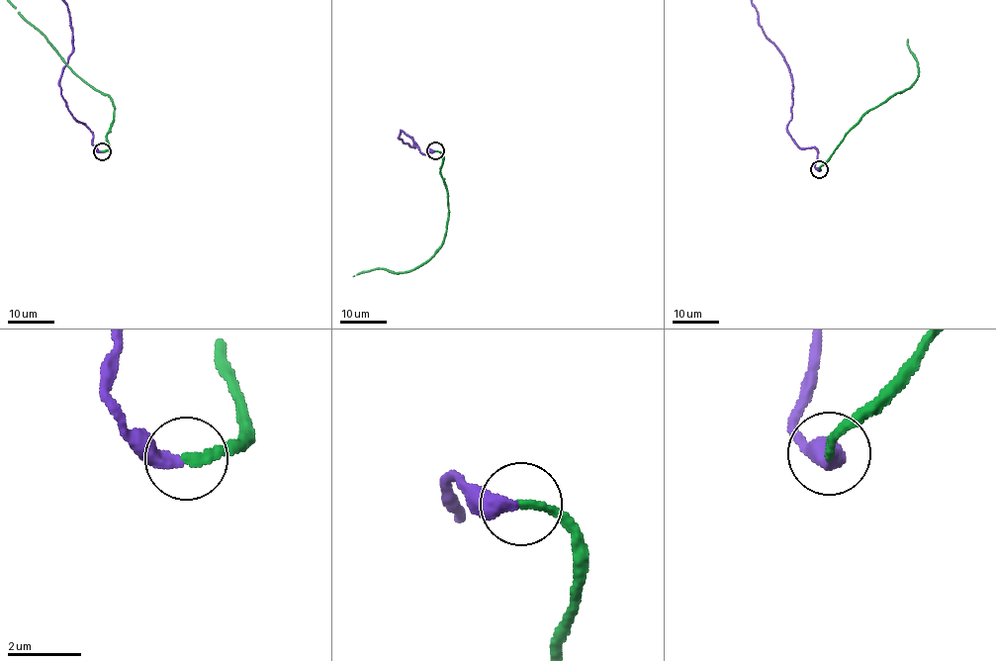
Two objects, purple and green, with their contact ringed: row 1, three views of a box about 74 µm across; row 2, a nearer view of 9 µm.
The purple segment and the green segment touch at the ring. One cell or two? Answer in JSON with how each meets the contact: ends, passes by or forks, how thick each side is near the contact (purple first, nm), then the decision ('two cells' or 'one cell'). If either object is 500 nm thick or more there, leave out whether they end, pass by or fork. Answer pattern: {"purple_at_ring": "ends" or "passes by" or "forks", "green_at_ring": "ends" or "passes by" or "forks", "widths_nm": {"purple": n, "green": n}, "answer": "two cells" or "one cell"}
{"purple_at_ring": "ends", "green_at_ring": "ends", "widths_nm": {"purple": 400, "green": 240}, "answer": "one cell"}

